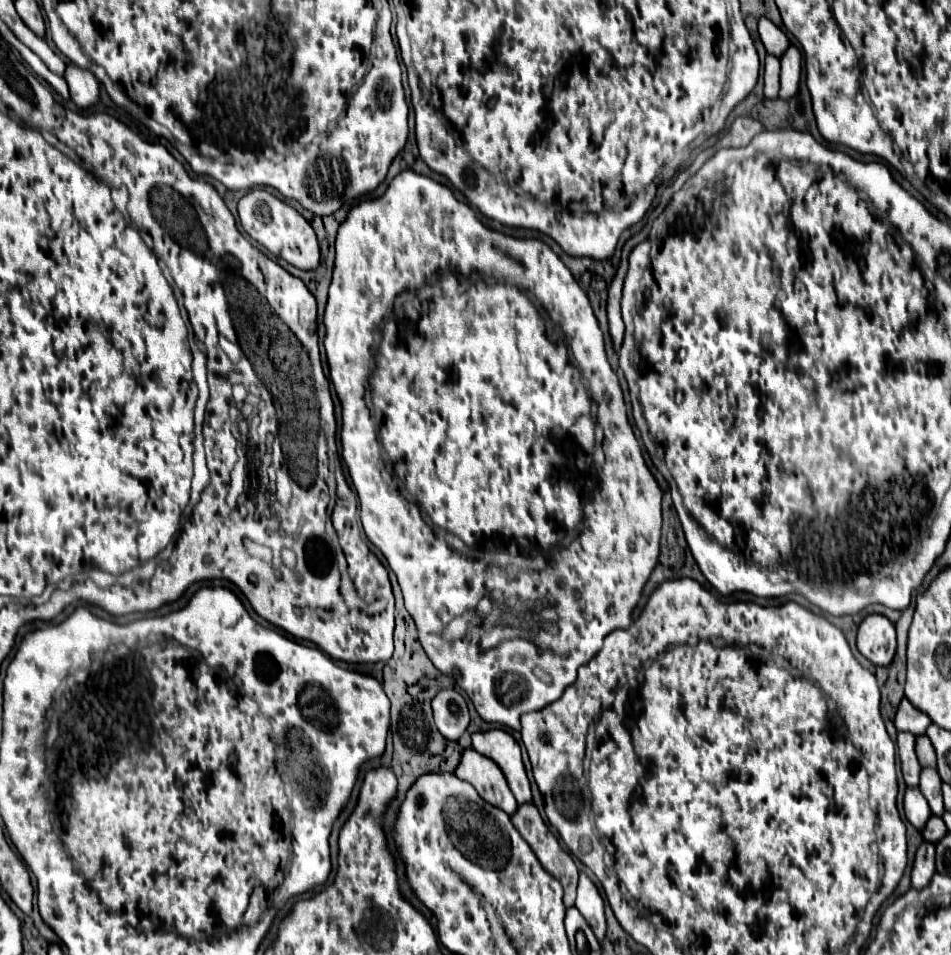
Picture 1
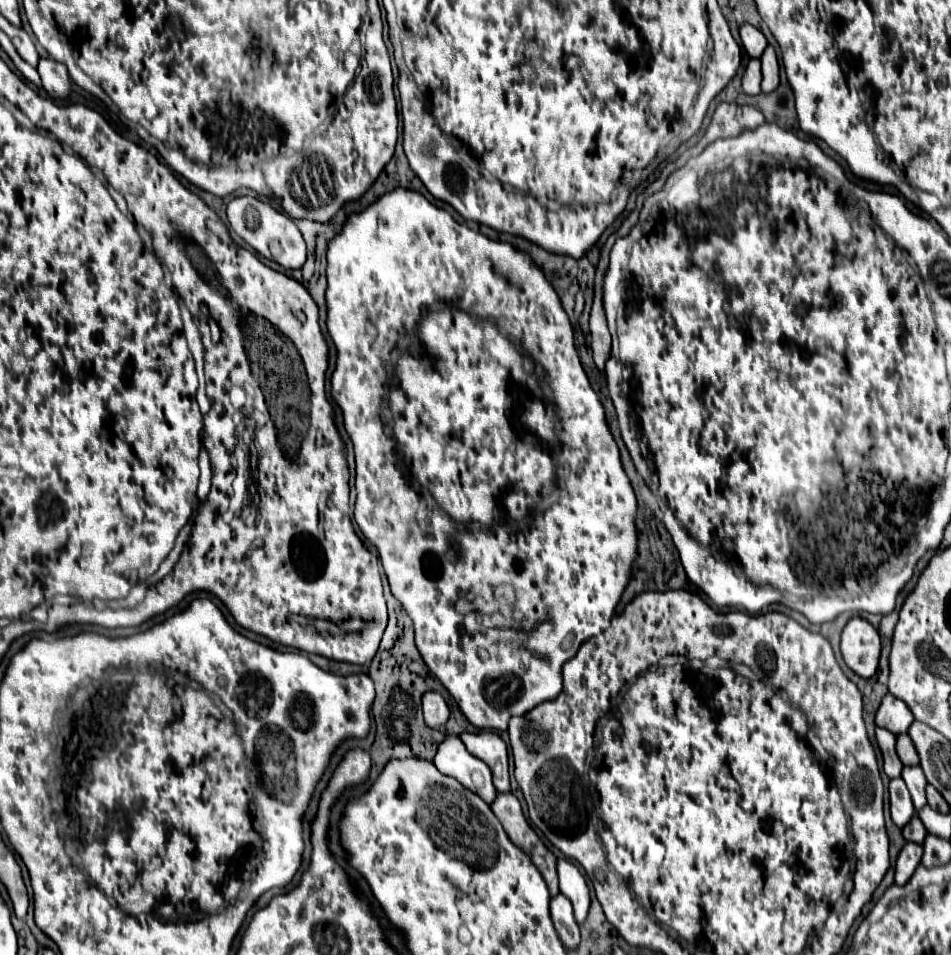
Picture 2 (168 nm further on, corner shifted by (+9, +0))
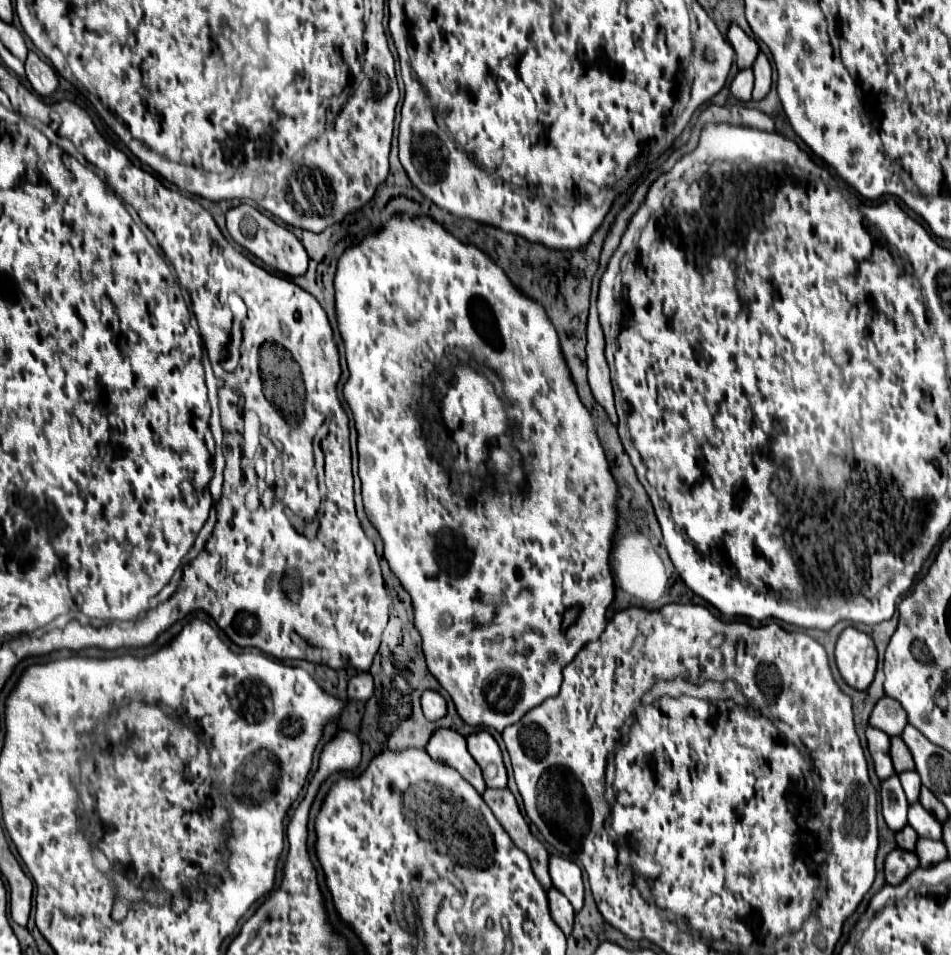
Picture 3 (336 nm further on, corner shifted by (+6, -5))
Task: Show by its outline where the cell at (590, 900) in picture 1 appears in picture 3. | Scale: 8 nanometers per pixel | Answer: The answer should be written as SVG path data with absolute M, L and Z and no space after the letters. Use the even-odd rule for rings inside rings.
M551 855L549 867L551 867L553 885L569 899L573 909L579 911L583 907L583 879L579 865L561 855Z

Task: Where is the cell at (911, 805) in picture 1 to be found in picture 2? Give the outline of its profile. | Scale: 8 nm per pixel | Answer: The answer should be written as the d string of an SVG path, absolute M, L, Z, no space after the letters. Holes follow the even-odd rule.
M894 778L890 780L890 814L896 826L906 826L910 822L910 818L914 816L914 806L912 806L912 798L908 794L908 788L904 786L902 778Z

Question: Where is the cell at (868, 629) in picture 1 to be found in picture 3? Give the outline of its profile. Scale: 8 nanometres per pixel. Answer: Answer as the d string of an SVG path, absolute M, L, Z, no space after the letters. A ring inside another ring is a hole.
M847 627L837 639L835 663L849 687L865 691L871 685L877 667L877 649L873 639L855 627Z

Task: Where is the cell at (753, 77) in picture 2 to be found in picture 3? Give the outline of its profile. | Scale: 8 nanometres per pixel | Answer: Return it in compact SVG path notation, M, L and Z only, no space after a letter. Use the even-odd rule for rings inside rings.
M741 69L735 79L729 85L729 91L735 99L739 101L749 101L751 99L751 89L753 89L753 71L751 69Z

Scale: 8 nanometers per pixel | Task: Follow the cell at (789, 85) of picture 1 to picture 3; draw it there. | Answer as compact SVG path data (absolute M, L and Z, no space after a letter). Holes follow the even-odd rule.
M759 53L755 59L755 65L751 67L755 75L755 85L753 85L753 101L761 101L769 89L771 89L771 63L765 57L765 53Z

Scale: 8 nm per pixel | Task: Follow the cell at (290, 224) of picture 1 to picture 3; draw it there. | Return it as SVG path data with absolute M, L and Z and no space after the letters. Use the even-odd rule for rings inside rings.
M239 205L239 207L229 209L227 211L227 231L229 231L229 235L233 237L235 243L245 247L257 259L261 259L263 263L267 263L269 267L277 269L283 275L297 277L297 275L303 275L307 271L307 261L309 259L307 259L307 253L305 253L305 247L301 245L301 241L291 231L273 223L263 213L259 213L255 207Z

